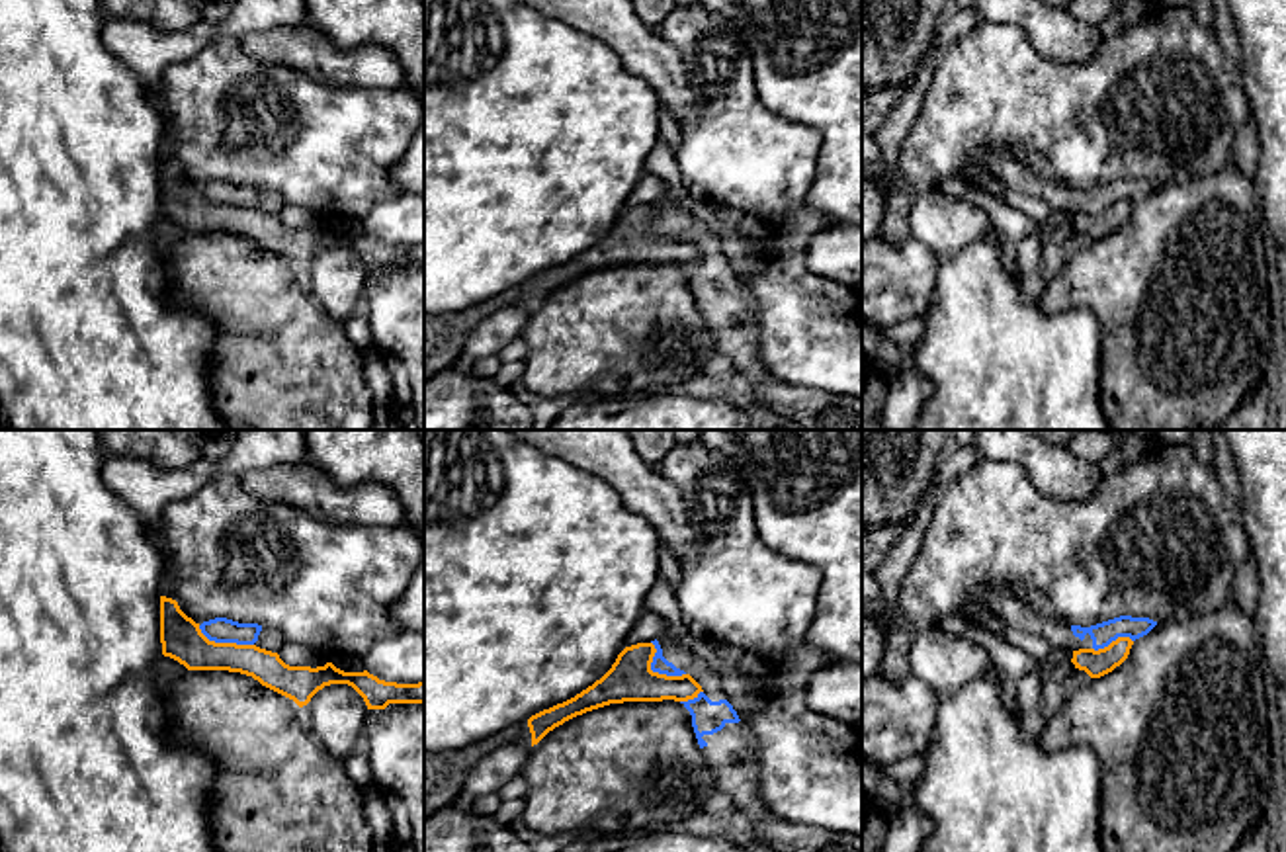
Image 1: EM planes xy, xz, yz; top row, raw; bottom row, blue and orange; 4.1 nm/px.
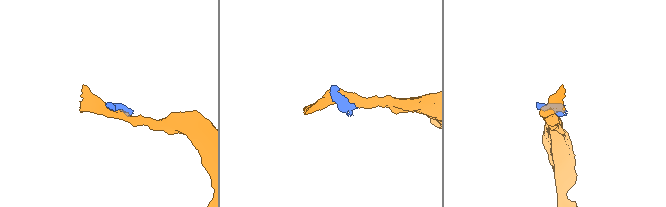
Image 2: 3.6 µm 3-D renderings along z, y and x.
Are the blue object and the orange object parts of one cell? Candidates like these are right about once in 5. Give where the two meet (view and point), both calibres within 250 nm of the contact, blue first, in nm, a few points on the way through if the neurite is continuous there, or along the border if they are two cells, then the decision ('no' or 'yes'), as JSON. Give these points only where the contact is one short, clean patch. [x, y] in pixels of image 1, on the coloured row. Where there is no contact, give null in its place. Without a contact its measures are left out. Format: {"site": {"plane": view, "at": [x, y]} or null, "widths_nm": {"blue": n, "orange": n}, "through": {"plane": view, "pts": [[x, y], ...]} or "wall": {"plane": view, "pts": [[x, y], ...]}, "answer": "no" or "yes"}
{"site": {"plane": "xz", "at": [655, 671]}, "widths_nm": {"blue": 70, "orange": 190}, "wall": {"plane": "xz", "pts": [[651, 641], [655, 649], [651, 669], [667, 675], [685, 675]]}, "answer": "no"}

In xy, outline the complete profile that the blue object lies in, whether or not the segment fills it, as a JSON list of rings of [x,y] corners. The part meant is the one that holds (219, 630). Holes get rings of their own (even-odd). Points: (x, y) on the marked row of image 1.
[[[227,618],[203,621],[199,629],[209,641],[215,643],[256,645],[272,653],[278,653],[285,645],[281,633],[274,629],[258,623],[238,623]]]

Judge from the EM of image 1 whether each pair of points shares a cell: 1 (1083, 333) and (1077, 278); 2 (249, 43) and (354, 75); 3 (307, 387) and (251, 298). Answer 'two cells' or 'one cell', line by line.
1: two cells
2: one cell
3: one cell

